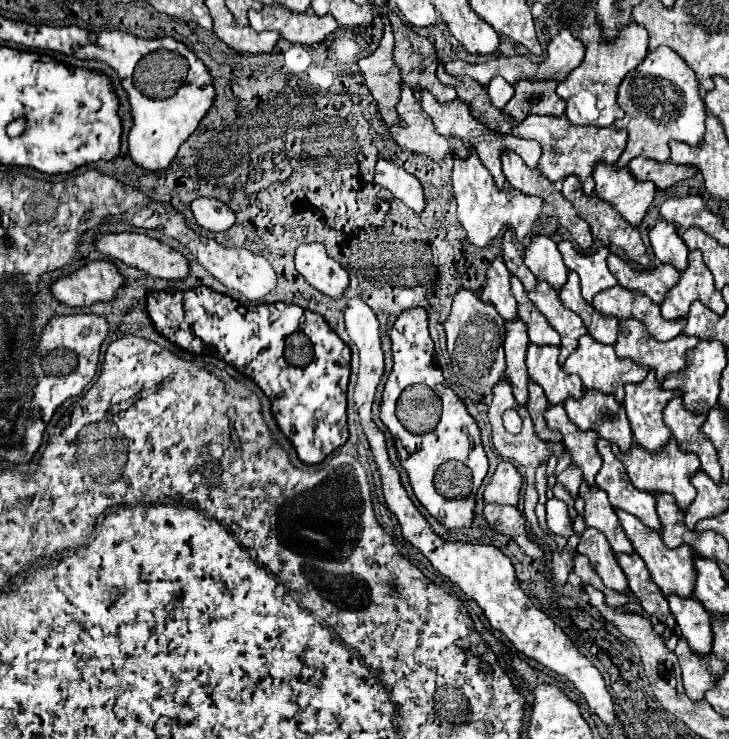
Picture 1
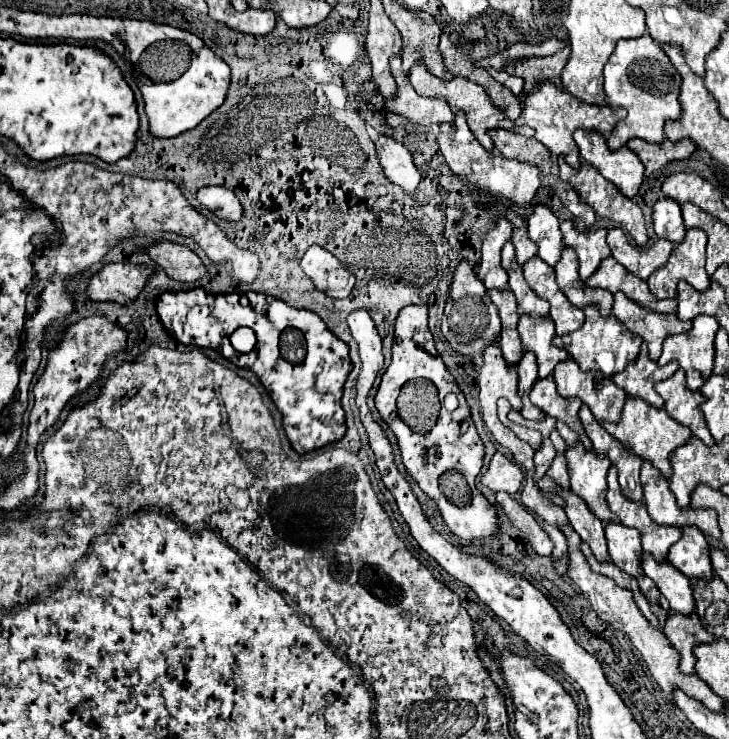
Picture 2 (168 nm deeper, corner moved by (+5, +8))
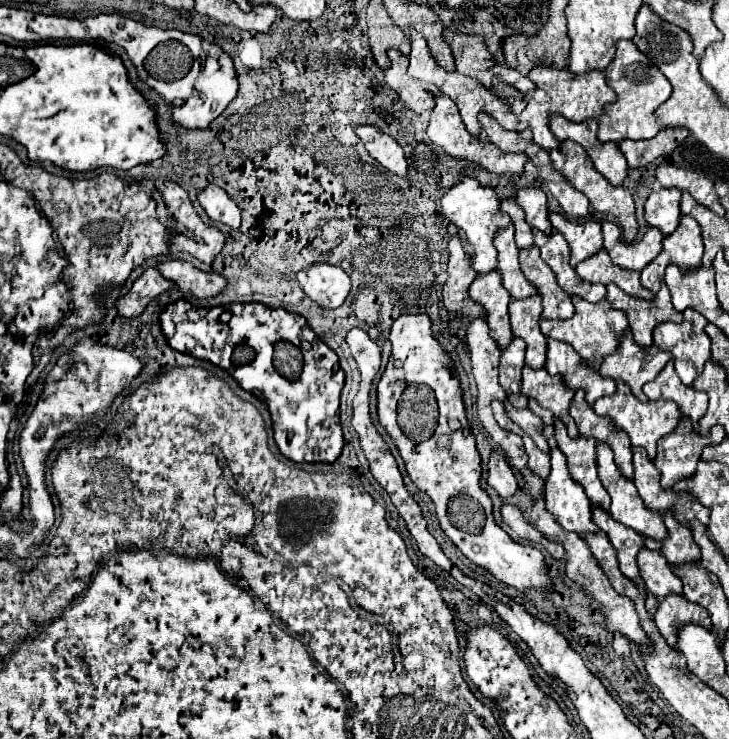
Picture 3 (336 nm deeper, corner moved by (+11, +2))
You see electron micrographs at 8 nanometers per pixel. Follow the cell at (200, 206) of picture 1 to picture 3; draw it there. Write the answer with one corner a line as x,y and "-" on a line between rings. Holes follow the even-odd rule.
207,186
203,192
199,192
199,202
205,210
205,214
215,220
223,222
229,228
239,228
241,224
241,212
237,204
227,196
227,192
219,186

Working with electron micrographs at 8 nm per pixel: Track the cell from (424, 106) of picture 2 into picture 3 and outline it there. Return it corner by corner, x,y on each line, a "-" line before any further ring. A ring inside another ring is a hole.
391,48
389,52
391,66
385,70
387,84
401,96
401,100
417,114
423,110
431,110
435,104
435,96
439,94
439,88
435,84
415,80
407,74
409,68
409,56
401,54
397,48

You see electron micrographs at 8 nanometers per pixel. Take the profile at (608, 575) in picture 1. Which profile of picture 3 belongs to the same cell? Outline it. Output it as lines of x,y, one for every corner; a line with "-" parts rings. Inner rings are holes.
551,448
549,456
551,474
545,482
547,512
571,532
597,532
599,528
591,520
591,500
585,496
581,484
569,476
565,454
559,448

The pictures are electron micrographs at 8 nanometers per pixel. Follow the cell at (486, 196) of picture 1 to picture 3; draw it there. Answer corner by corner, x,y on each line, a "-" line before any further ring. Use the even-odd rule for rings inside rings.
437,96
435,98
435,108
431,110
431,122
429,122
429,128
427,128
427,134
431,138
433,144
441,146
449,156
455,156
455,158
465,158
481,168
487,168
489,172
495,172
495,174
521,174
523,172
523,166
525,162
529,160
523,152
503,152
501,148
497,148
495,144
491,144
489,140
487,142
481,142
477,136
469,134
465,130
465,124
459,116
459,110
457,106
453,104
451,98
447,96

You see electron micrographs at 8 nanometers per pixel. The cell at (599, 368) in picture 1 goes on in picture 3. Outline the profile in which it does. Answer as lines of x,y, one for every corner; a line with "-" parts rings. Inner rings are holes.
573,296
573,306
575,306
575,314
569,320
545,320
545,318
541,318
539,320
541,332
553,340
563,340
563,342
571,344
587,364
591,364
593,368
599,370
603,356
617,350
621,332
627,328
627,316
625,316
625,312
619,312
617,308
613,308
607,302
607,298
591,304
587,300
581,300
579,296

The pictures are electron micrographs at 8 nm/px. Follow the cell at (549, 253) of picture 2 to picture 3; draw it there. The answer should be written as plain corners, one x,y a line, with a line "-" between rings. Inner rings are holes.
521,188
515,194
515,200
521,204
521,208
527,214
527,224
533,228
543,230
545,234
553,232
553,226
549,222
549,210
547,210
547,196
541,188

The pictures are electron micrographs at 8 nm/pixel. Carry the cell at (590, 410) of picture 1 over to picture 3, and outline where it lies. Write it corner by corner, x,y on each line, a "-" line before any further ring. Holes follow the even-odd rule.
553,338
547,340
545,370
549,374
563,374
563,380
573,386
573,390
583,388
589,404
593,404
601,396
609,396
615,392
615,380
605,378
597,370
589,368
589,364
585,364
581,356
573,352
573,346
557,342

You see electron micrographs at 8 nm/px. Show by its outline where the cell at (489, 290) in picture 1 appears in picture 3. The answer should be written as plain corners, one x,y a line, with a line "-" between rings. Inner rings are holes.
463,176
453,188
447,190
447,194
441,198
441,208
443,214
455,224
459,226
465,234
469,244
473,244
475,248
475,258
473,258
473,268
477,272
491,272
497,268
497,250
493,246
493,238
497,234
497,230
505,228
505,224
511,222
509,214
499,210
499,200
493,192
493,188
489,186
481,186
479,180
471,178
471,176

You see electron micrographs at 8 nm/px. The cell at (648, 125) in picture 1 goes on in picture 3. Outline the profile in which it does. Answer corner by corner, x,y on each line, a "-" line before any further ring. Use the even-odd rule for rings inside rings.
631,40
617,42
615,60
607,66
607,84
617,92
615,104
605,104
603,114
599,116
597,136
601,142
619,142
623,138
631,140
647,140
659,132
659,124
655,118
655,110
663,104
665,98
671,96
671,84
661,74
661,70
651,64
651,60
639,52
639,48

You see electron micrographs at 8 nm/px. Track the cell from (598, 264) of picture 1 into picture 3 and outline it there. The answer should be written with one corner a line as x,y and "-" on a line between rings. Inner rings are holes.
549,212
549,220
555,230
561,230
569,248
571,248
571,264
577,266
581,260
597,254
603,248
603,232
597,220
587,222
569,222
557,212

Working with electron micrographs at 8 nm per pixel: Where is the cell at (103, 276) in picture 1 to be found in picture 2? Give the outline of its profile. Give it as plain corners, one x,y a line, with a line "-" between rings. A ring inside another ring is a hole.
105,264
89,278
87,296
91,300
109,300
117,304
133,302
151,274
153,268
143,264

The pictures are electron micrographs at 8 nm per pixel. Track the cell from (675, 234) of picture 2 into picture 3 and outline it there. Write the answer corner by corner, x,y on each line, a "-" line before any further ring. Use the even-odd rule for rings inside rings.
659,188
657,192
651,192
645,202
645,220
649,226
661,228
663,234
669,234
679,224
679,202
681,202
681,190
677,188

